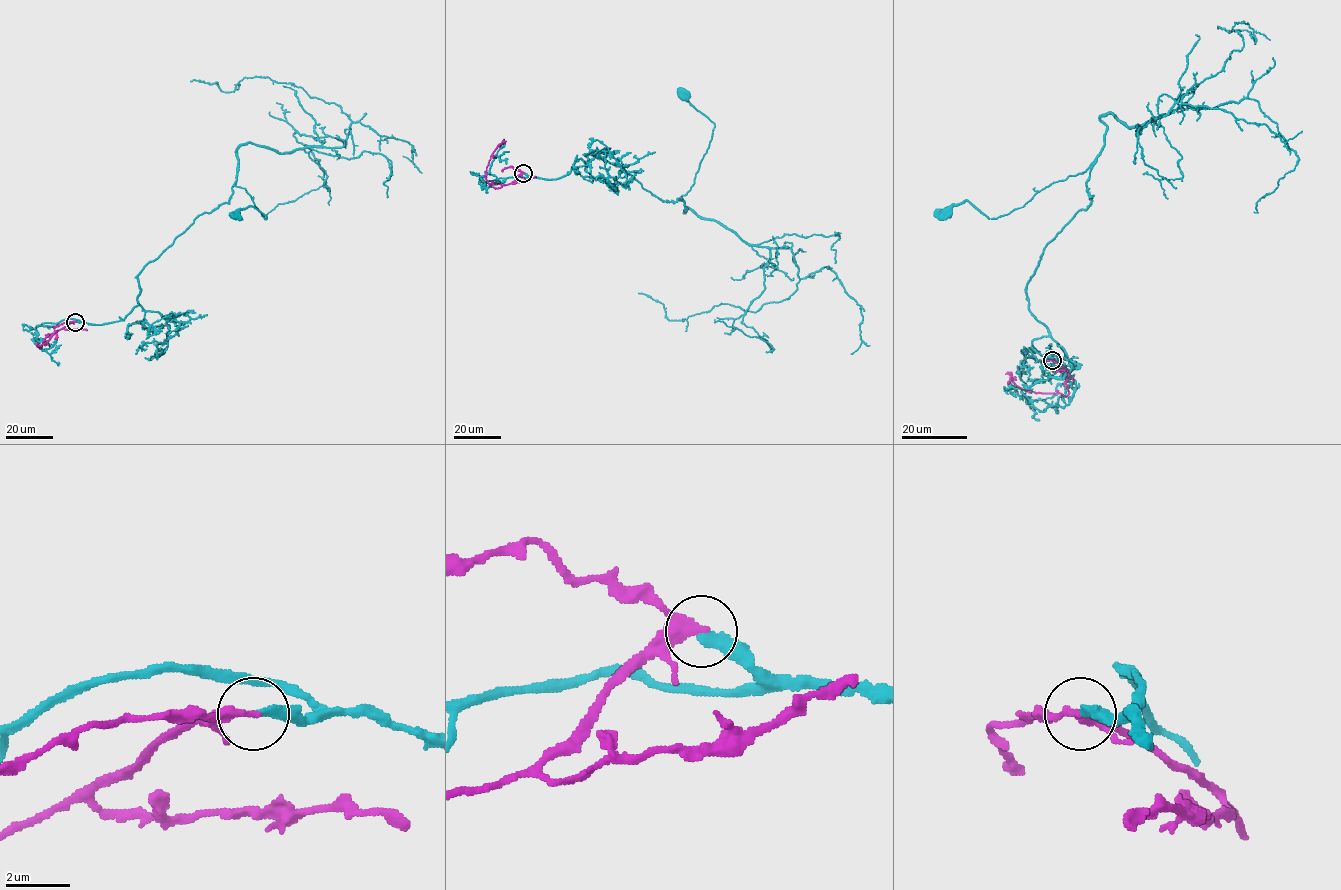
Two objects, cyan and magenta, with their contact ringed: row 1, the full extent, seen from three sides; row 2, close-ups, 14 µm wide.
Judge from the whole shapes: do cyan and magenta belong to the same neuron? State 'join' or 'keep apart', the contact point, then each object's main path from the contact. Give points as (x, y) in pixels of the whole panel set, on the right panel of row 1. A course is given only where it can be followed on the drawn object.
keep apart | (1052, 360) | cyan via (1052, 360), (1032, 342), (1049, 330), (1026, 284), (1090, 205), (1091, 166), (1006, 215), (969, 201), (943, 213) | magenta via (1051, 360), (1068, 371), (1066, 396), (1035, 393), (1019, 387), (1011, 376), (1008, 384)

